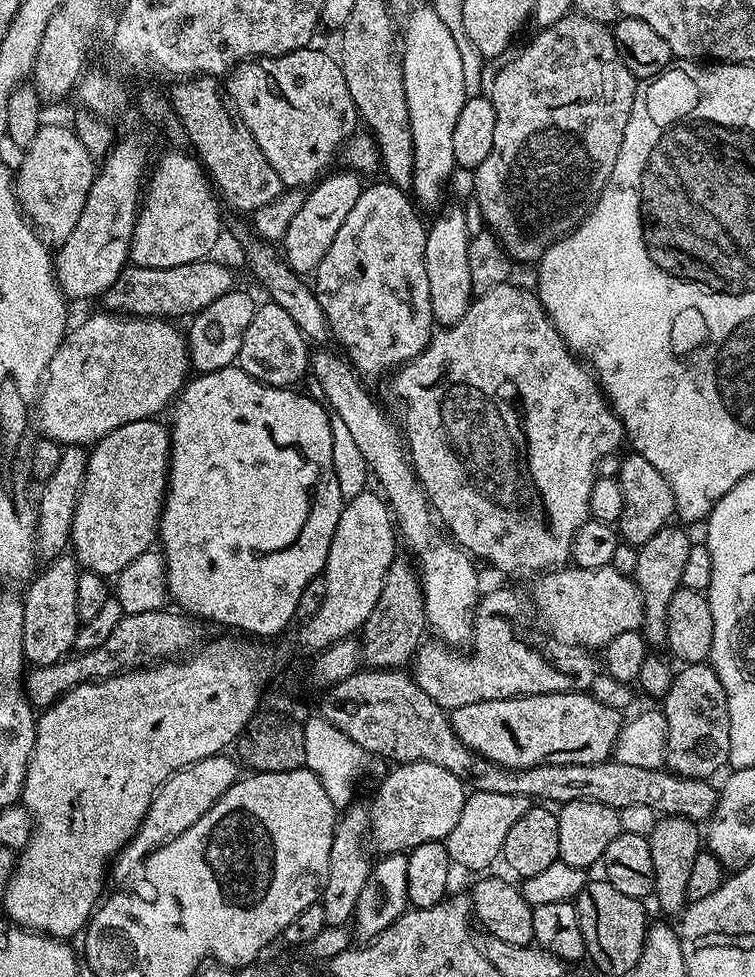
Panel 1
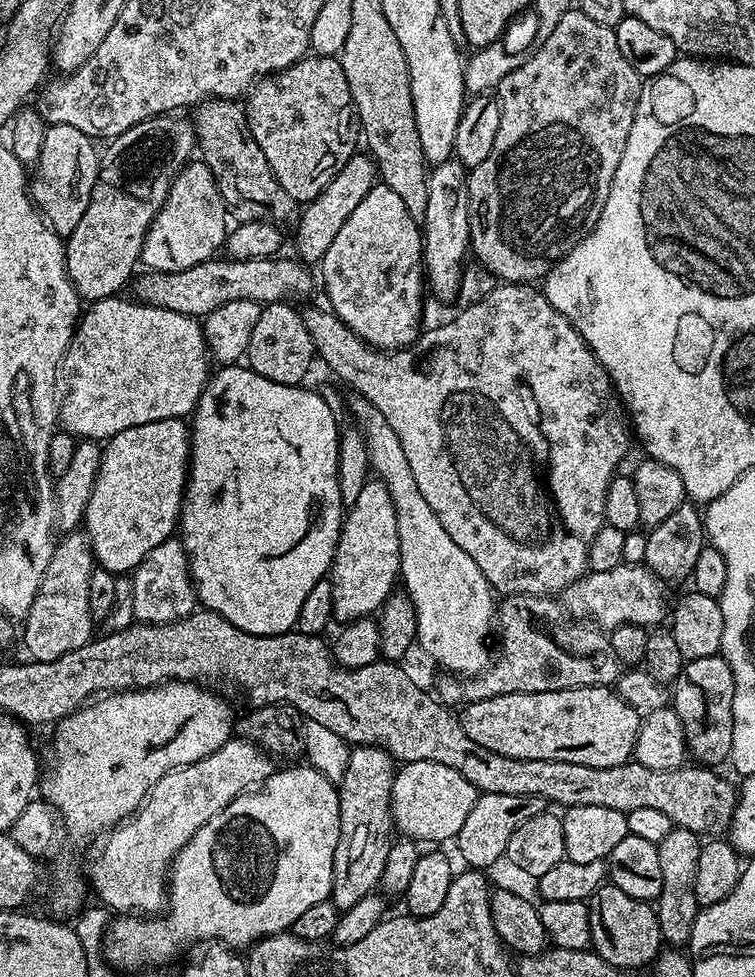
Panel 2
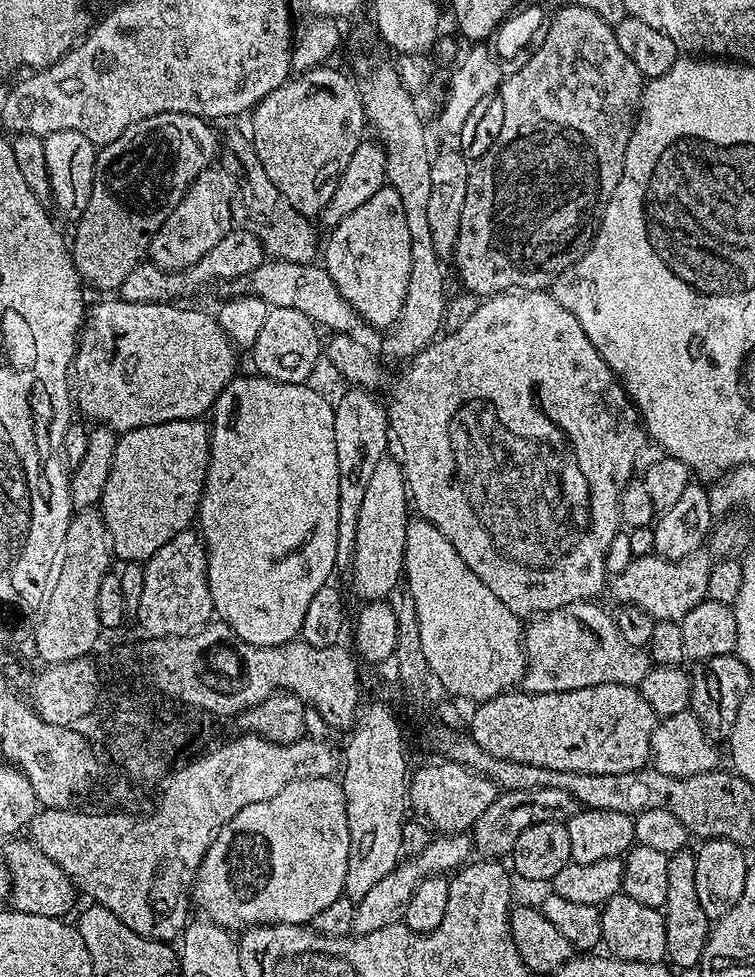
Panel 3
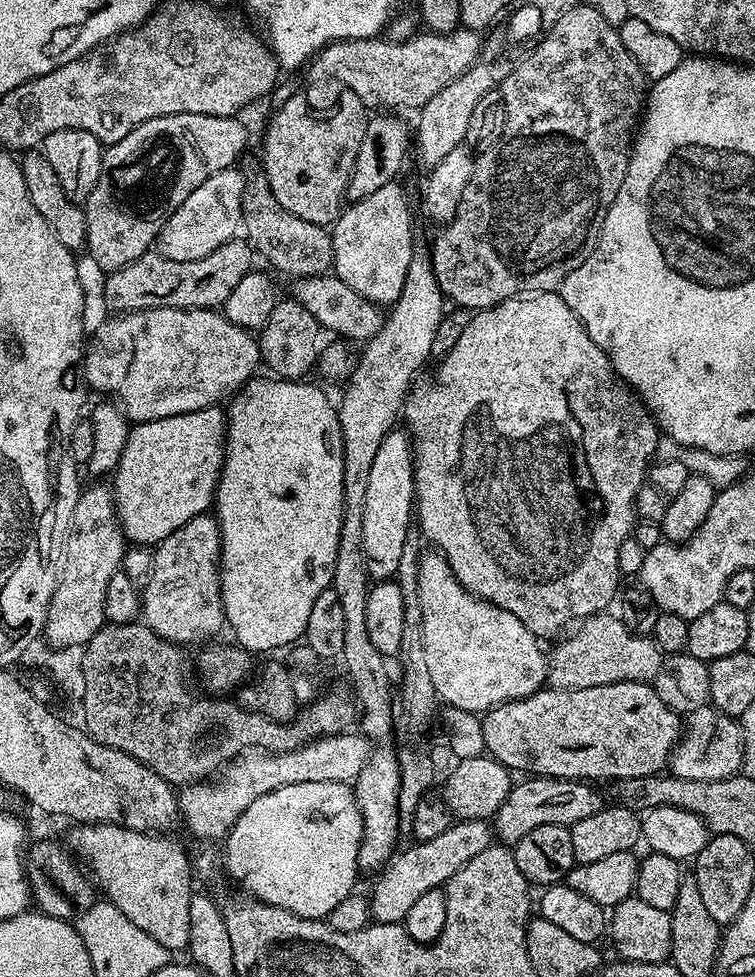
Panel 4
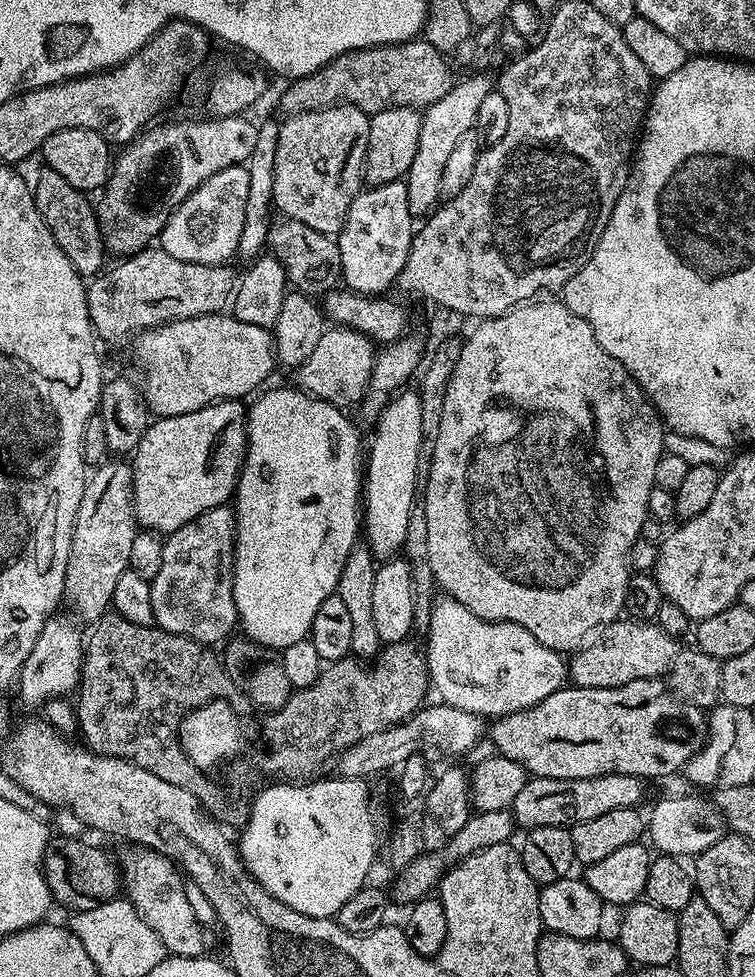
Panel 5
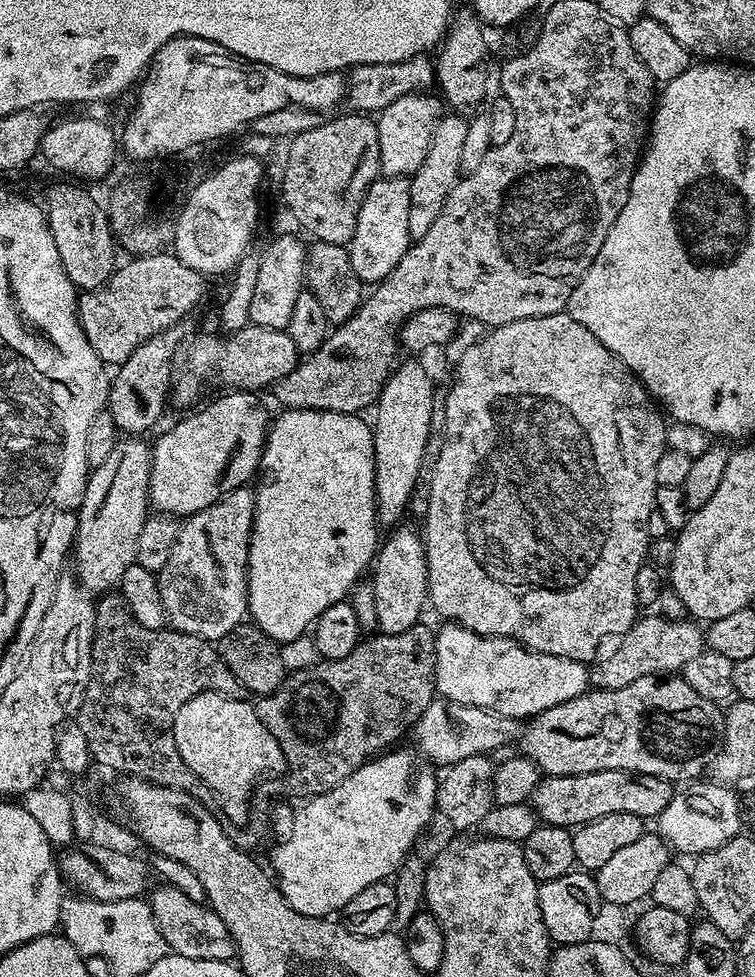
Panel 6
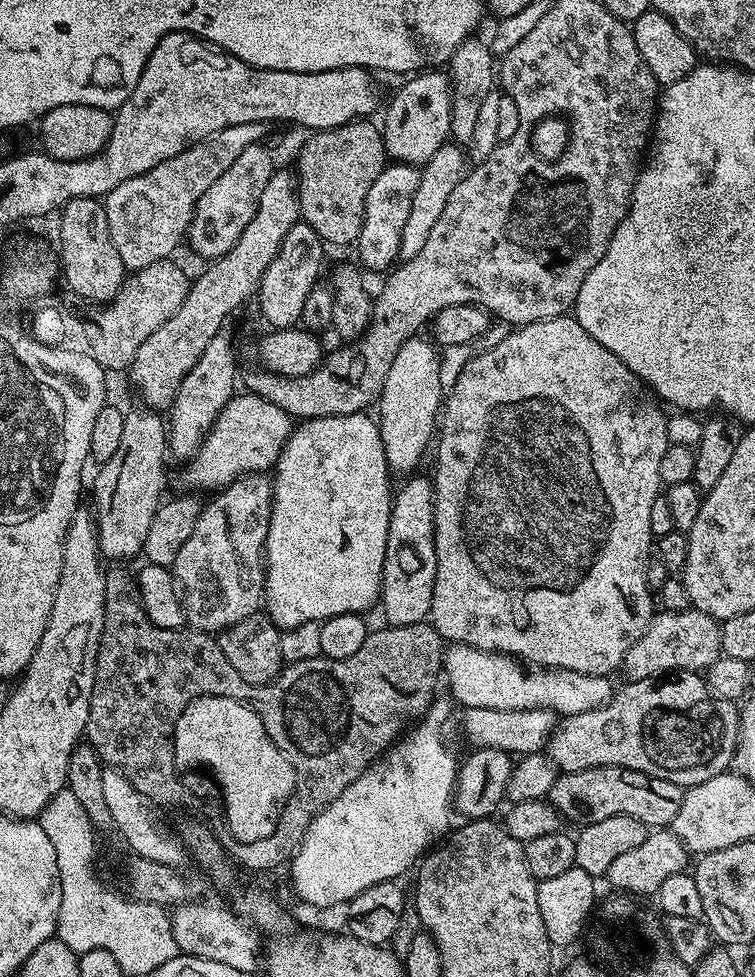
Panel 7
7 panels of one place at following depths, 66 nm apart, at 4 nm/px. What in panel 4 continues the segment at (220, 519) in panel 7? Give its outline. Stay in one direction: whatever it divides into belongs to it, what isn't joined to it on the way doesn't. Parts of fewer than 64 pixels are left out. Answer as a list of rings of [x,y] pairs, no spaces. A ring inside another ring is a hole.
[[[205,514],[190,518],[186,526],[174,530],[170,538],[155,545],[152,557],[154,574],[148,576],[148,585],[142,589],[143,623],[157,632],[163,640],[170,640],[173,644],[189,646],[195,640],[211,641],[215,637],[212,635],[226,624],[220,593],[220,526],[215,515]]]

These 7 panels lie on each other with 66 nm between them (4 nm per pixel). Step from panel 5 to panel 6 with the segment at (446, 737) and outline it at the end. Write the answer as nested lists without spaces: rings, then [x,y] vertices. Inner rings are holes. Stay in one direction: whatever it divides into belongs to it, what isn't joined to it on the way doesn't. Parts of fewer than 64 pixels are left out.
[[[434,698],[413,725],[413,736],[417,748],[440,768],[447,768],[468,757],[487,755],[492,750],[502,748],[519,737],[519,721],[484,708],[454,703],[452,700]]]

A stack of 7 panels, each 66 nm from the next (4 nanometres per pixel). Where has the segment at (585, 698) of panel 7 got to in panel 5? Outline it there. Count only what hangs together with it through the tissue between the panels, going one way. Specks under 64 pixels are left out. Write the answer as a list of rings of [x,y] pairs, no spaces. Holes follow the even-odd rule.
[[[451,598],[433,603],[426,639],[428,675],[431,687],[440,691],[439,699],[481,718],[499,718],[526,710],[542,702],[542,698],[550,698],[570,680],[565,657],[542,646],[530,630],[478,618],[462,602]]]

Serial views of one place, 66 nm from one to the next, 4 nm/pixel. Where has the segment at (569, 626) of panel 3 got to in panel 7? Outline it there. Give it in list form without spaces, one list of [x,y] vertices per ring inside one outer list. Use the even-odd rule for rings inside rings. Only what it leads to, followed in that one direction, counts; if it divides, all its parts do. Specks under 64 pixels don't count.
[[[688,607],[685,612],[657,611],[648,629],[626,650],[622,665],[623,679],[641,680],[674,672],[700,672],[706,670],[722,653],[720,650],[720,624],[710,614]]]

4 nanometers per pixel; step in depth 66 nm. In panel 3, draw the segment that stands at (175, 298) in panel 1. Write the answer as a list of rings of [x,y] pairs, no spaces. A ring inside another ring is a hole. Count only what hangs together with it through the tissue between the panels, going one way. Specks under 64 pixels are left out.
[[[271,258],[265,259],[263,264],[259,264],[257,268],[253,269],[252,272],[247,272],[245,276],[236,276],[233,280],[227,281],[226,288],[228,288],[227,295],[229,297],[233,296],[260,296],[266,303],[269,308],[289,308],[290,310],[302,310],[302,314],[306,314],[306,318],[310,318],[321,327],[328,327],[329,331],[332,331],[336,334],[352,334],[357,330],[356,327],[361,327],[362,321],[360,319],[360,315],[354,310],[354,306],[346,299],[342,298],[342,294],[338,290],[338,286],[334,286],[334,278],[330,278],[330,274],[325,270],[323,266],[319,263],[313,262],[311,264],[299,264],[298,262],[286,262],[285,260],[274,260]]]

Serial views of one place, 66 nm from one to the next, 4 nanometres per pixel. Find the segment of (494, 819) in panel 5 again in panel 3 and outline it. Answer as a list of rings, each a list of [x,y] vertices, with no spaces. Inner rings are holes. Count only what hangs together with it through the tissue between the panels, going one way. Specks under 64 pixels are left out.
[[[440,834],[437,835],[428,845],[424,852],[416,856],[401,859],[386,878],[374,882],[374,887],[367,892],[366,898],[362,898],[356,904],[356,913],[352,923],[352,932],[357,936],[362,934],[374,934],[374,930],[382,930],[382,926],[390,926],[403,921],[404,911],[410,902],[414,890],[418,890],[418,882],[422,882],[428,876],[439,876],[451,873],[461,866],[469,863],[473,855],[474,845],[471,835],[468,834]]]

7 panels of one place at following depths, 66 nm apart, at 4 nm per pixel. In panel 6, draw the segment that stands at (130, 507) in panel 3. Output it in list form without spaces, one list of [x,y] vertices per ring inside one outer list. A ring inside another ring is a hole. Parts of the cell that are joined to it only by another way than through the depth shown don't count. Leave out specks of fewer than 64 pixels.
[[[228,390],[225,393],[213,404],[197,407],[188,414],[193,416],[178,421],[151,445],[148,499],[157,513],[190,517],[216,504],[235,488],[245,487],[248,479],[257,475],[264,459],[270,415],[260,405],[255,391]]]

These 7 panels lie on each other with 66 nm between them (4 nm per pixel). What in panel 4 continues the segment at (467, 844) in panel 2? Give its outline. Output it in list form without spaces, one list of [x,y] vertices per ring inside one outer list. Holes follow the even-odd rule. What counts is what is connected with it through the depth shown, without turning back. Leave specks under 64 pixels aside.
[[[532,776],[521,780],[524,780],[521,784],[520,781],[513,783],[506,802],[502,802],[494,817],[495,839],[504,846],[514,846],[537,826],[571,826],[582,822],[582,818],[590,818],[590,814],[606,804],[596,789],[599,787],[582,780],[563,780],[553,776]]]

